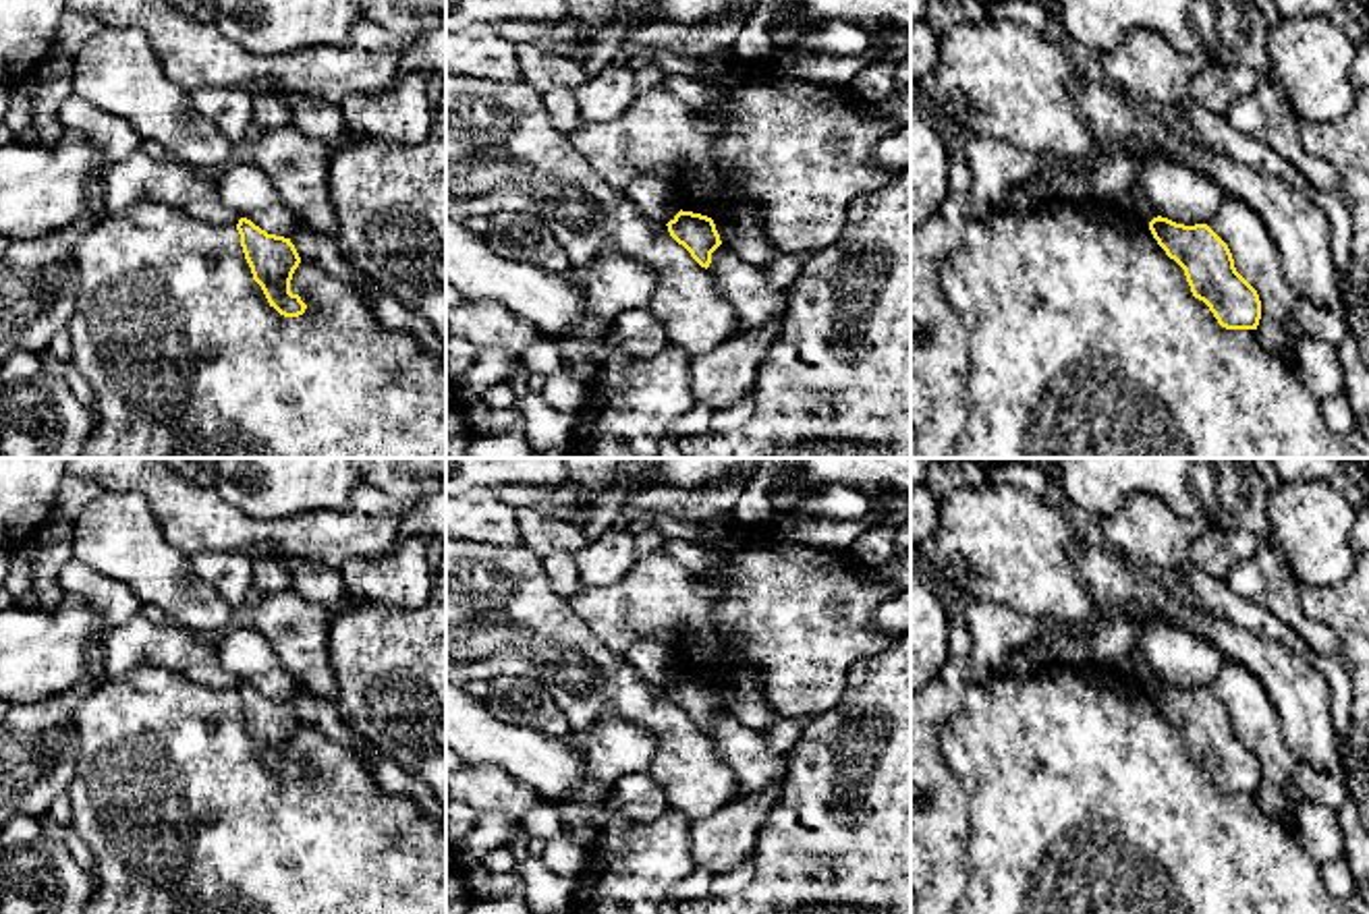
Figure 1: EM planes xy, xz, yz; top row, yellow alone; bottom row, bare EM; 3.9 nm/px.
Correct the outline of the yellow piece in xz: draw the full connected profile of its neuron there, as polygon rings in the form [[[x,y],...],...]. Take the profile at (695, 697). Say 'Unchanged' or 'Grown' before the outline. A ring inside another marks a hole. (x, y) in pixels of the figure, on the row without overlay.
Unchanged. [[[680,674],[666,690],[670,701],[682,709],[701,732],[707,734],[711,717],[722,709],[714,684]]]

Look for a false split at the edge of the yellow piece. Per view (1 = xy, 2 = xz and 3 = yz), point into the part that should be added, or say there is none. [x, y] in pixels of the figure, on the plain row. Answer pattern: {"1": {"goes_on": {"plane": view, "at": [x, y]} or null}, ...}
{"1": {"goes_on": null}, "2": {"goes_on": null}, "3": {"goes_on": null}}

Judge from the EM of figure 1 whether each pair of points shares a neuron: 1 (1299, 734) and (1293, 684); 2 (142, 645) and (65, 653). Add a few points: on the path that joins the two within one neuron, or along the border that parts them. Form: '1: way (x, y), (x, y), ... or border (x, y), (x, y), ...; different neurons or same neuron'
1: way (1299, 722), (1299, 697); same neuron
2: border (110, 629), (104, 639); different neurons

